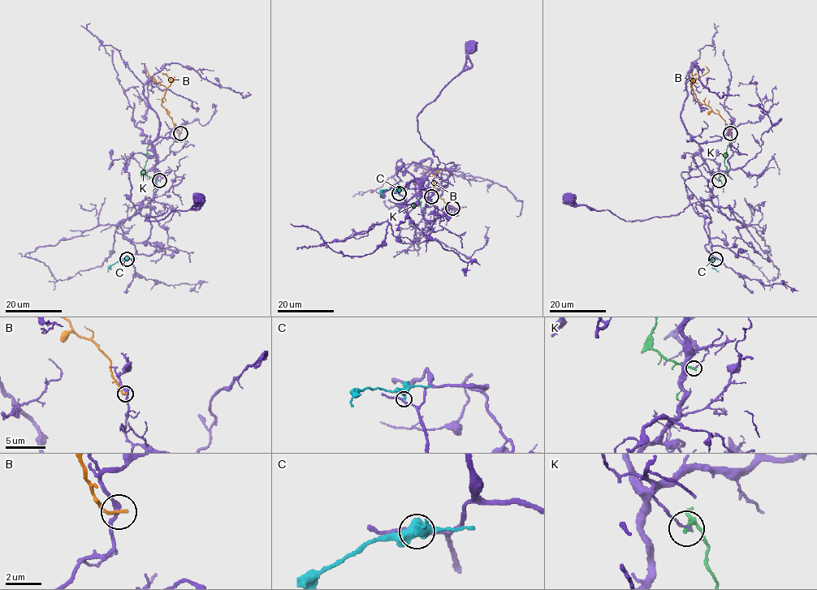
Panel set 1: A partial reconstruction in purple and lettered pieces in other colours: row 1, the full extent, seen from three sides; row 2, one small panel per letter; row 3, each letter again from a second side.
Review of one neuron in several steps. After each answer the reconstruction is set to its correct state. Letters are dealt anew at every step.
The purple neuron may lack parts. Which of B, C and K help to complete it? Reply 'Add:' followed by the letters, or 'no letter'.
Add: no letter

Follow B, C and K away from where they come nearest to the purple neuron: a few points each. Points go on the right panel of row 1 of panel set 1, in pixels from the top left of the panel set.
B: (730, 133), (724, 120), (698, 100), (690, 85), (709, 71), (706, 66)
C: (715, 259), (711, 260), (711, 265), (718, 272)
K: (718, 181), (725, 172), (724, 160), (728, 142)

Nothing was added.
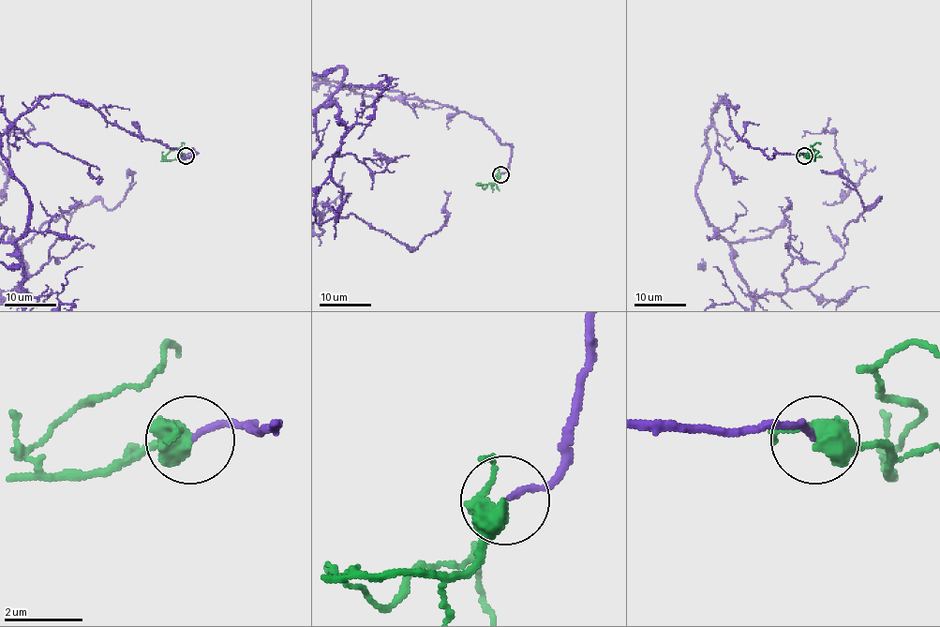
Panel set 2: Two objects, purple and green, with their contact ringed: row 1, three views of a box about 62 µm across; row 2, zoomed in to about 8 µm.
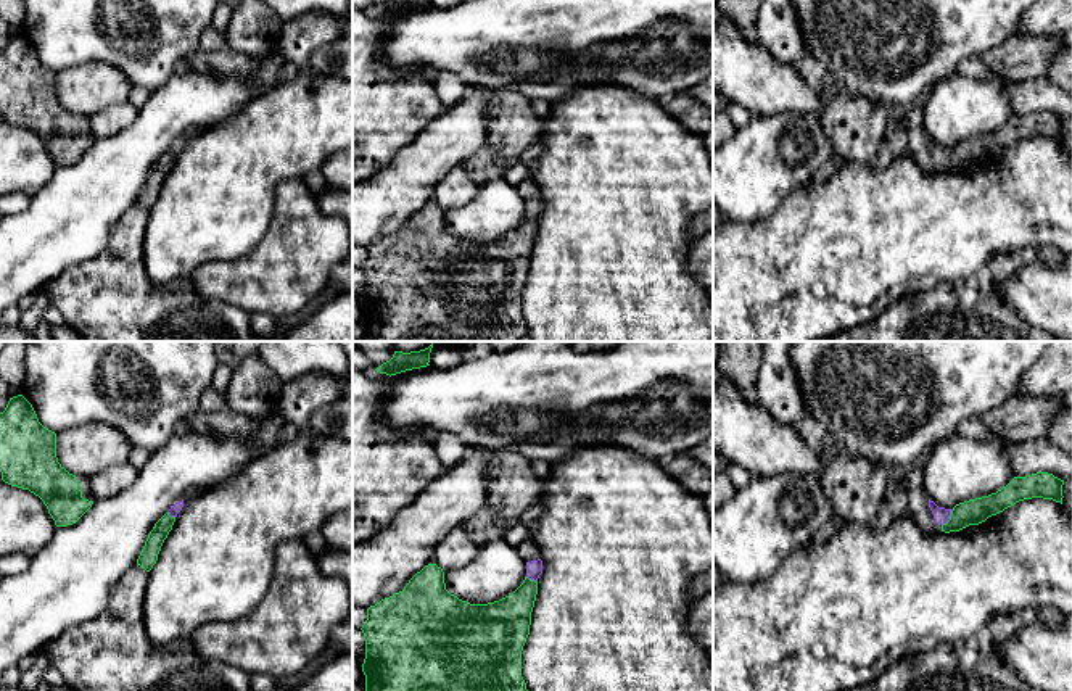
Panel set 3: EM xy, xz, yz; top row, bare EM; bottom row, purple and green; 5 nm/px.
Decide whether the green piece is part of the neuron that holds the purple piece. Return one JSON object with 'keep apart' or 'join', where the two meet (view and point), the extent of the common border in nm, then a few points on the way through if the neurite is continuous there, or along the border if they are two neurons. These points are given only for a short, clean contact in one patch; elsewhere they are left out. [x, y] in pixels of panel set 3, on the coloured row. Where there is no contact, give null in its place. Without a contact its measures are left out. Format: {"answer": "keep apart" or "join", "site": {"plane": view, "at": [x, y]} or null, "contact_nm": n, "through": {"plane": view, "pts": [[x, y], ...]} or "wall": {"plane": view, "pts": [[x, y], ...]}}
{"answer": "join", "site": {"plane": "yz", "at": [948, 517]}, "contact_nm": 110, "through": {"plane": "yz", "pts": [[940, 514], [948, 517], [960, 517], [976, 511]]}}

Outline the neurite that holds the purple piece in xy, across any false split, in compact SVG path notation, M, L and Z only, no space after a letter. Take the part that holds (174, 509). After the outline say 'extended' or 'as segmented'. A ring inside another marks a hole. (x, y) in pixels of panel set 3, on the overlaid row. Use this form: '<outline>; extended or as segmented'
M183 499L171 506L171 509L155 523L153 530L150 532L145 546L137 559L137 565L150 572L158 561L158 554L164 540L167 538L172 525L175 522L177 514L183 507Z; extended

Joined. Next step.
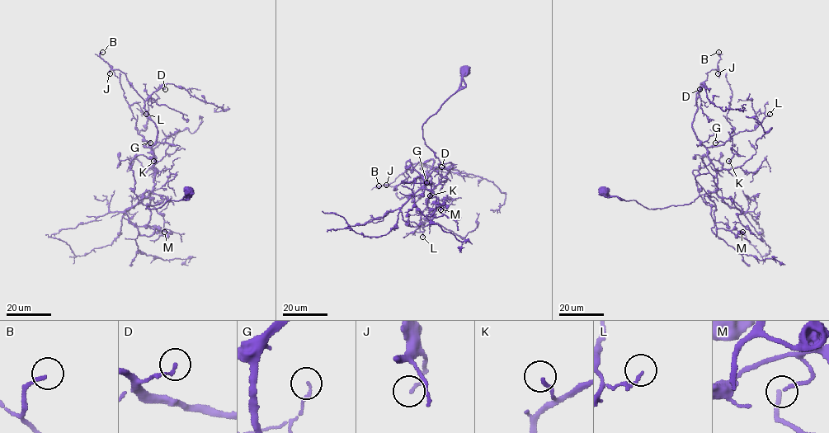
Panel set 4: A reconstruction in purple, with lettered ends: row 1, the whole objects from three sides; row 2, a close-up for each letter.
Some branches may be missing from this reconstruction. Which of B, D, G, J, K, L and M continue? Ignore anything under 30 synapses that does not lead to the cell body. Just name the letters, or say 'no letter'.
B

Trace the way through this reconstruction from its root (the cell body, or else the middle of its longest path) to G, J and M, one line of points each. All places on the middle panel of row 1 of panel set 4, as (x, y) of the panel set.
G: (464, 72), (421, 128), (440, 162), (430, 185), (429, 175), (421, 178), (423, 191), (426, 182)
J: (464, 72), (421, 128), (440, 162), (430, 184), (432, 159), (386, 185)
M: (464, 72), (421, 128), (440, 162), (428, 176), (402, 181), (430, 183), (440, 209)

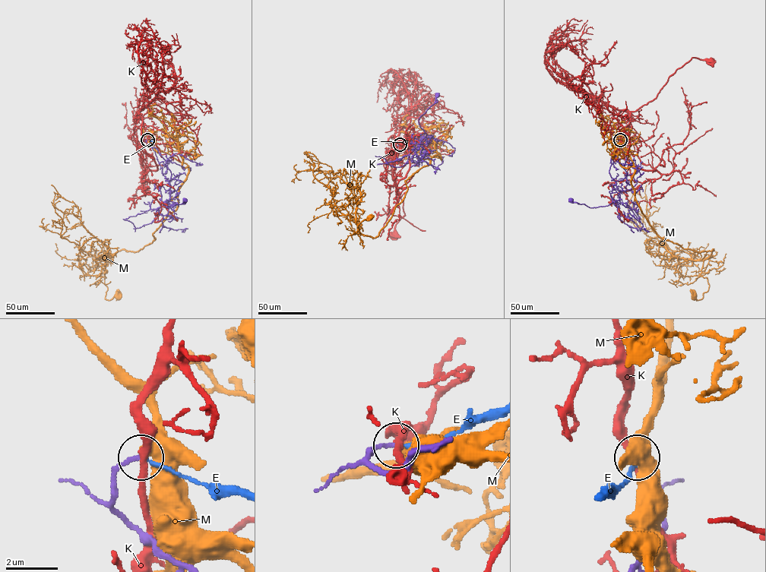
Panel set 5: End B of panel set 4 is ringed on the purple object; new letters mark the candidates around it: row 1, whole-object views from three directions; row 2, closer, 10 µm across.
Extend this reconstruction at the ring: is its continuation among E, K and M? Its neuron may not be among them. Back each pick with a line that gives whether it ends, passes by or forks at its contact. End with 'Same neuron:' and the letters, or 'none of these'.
Same neuron: none of these

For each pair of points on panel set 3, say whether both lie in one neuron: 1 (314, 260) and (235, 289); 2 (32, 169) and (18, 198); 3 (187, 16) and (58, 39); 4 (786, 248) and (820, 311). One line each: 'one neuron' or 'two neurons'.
1: one neuron
2: two neurons
3: one neuron
4: one neuron

